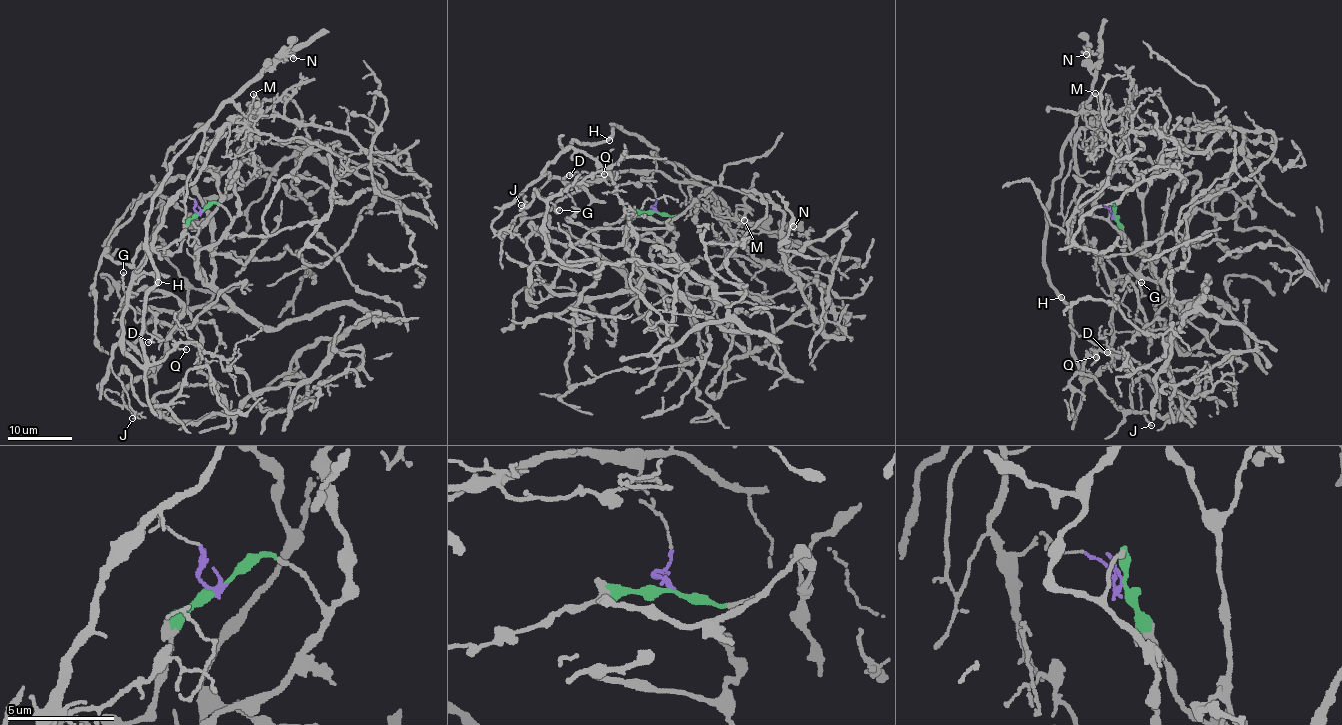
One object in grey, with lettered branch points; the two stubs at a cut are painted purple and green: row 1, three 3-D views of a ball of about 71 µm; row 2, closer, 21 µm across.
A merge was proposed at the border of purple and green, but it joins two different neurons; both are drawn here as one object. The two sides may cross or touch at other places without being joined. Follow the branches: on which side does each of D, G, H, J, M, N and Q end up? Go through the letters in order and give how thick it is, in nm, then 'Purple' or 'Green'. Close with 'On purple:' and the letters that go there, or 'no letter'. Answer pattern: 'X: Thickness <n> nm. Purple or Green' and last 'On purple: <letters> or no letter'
D: Thickness 80 nm. Purple
G: Thickness 150 nm. Purple
H: Thickness 300 nm. Purple
J: Thickness 120 nm. Purple
M: Thickness 110 nm. Purple
N: Thickness 140 nm. Purple
Q: Thickness 110 nm. Purple
On purple: D, G, H, J, M, N, Q

